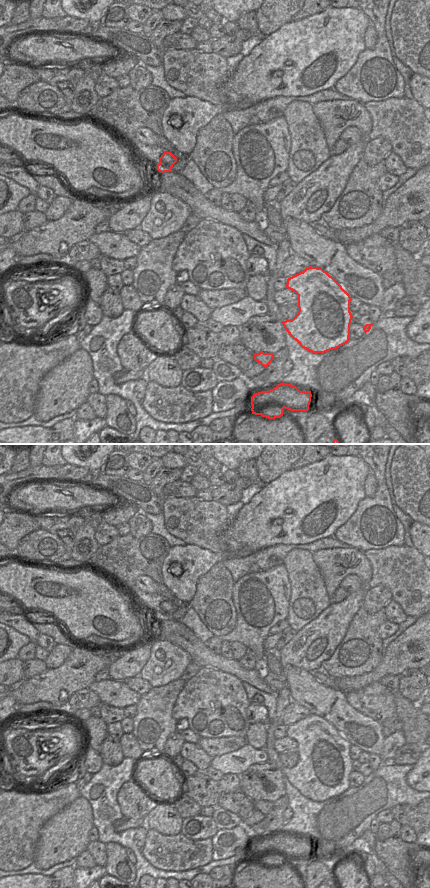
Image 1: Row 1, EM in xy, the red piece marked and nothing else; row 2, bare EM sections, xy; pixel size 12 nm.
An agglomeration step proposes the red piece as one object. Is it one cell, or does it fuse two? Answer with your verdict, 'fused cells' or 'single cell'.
fused cells

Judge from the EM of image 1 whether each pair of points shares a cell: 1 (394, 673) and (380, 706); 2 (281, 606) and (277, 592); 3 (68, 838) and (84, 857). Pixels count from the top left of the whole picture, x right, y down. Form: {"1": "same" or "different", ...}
{"1": "same", "2": "different", "3": "different"}

